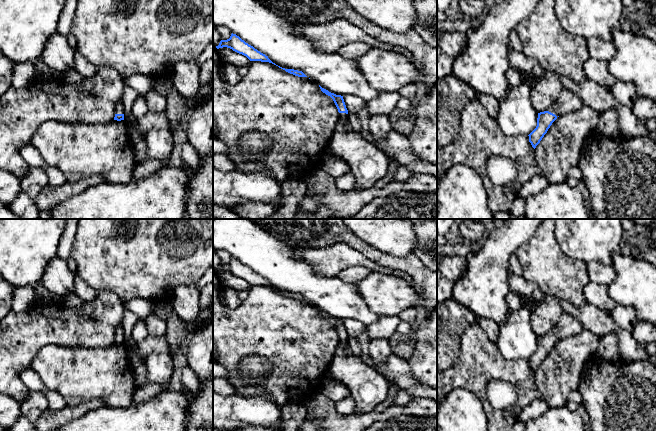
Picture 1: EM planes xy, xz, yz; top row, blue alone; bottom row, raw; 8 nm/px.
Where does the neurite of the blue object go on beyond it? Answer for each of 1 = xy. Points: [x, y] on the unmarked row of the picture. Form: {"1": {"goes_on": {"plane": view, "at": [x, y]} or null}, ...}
{"1": {"goes_on": {"plane": "xy", "at": [119, 331]}}}

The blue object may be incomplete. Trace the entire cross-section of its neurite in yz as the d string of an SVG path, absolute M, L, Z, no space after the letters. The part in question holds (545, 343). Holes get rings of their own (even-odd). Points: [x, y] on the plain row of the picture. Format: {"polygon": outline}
{"polygon": "M563 312L552 332L538 337L537 350L528 359L529 366L531 367L532 371L534 373L536 372L558 340L565 339L569 336L578 335L583 330L584 329L578 319L572 317L566 312Z"}

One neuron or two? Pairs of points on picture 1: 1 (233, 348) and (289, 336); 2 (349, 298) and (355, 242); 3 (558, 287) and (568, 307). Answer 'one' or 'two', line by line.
1: one
2: two
3: two

